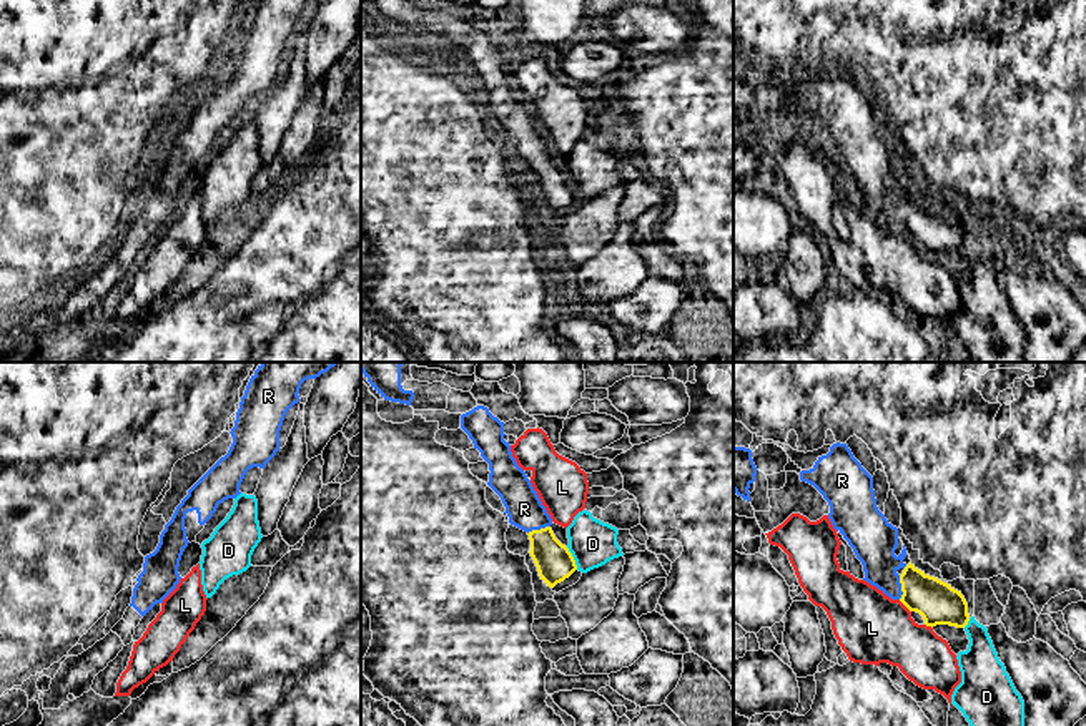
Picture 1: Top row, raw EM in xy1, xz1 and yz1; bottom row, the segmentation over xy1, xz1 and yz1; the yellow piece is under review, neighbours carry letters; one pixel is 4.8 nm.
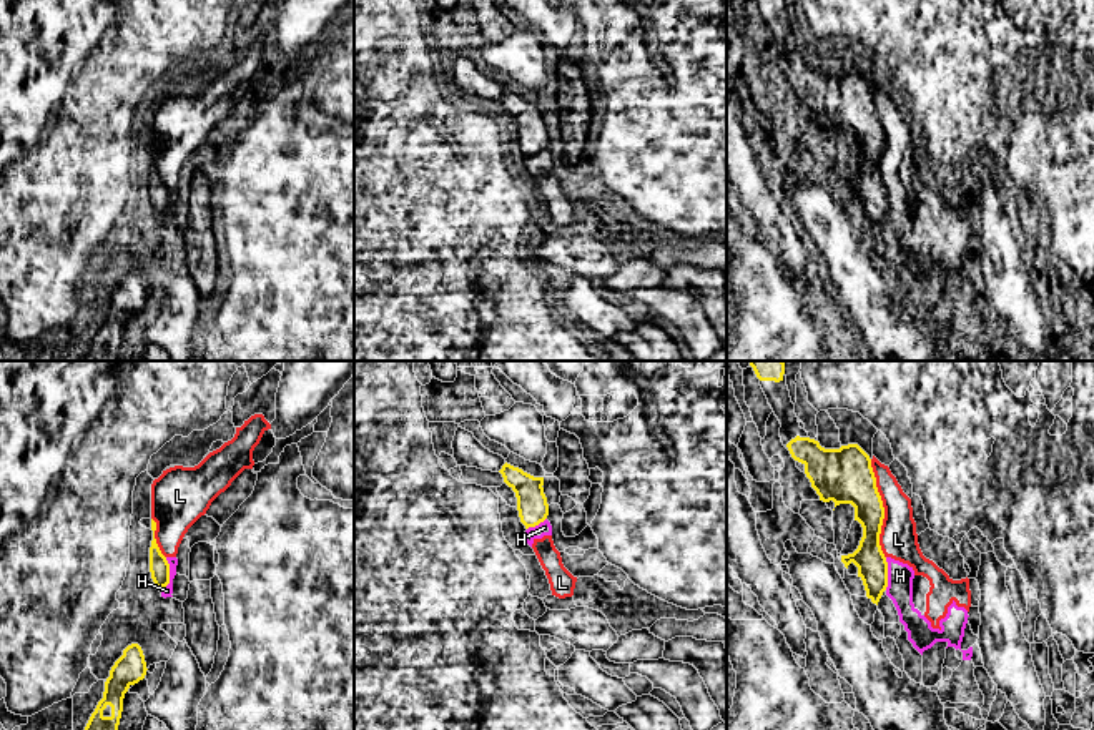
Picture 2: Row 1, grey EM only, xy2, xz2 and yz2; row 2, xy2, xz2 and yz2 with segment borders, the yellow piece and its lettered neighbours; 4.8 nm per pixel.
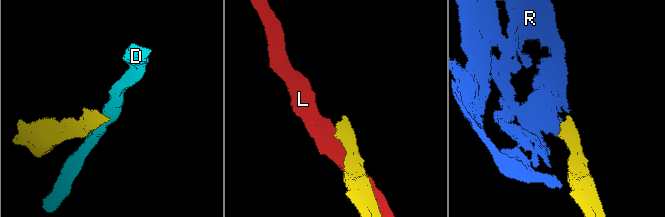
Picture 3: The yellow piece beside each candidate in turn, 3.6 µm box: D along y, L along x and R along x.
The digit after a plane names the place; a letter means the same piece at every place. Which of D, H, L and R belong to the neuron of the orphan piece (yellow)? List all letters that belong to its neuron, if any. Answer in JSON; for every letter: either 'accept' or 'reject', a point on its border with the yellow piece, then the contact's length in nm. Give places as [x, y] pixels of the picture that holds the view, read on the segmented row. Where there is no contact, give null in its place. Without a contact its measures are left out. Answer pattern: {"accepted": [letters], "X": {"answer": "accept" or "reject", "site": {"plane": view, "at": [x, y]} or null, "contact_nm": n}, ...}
{"accepted": ["R"], "D": {"answer": "reject", "site": {"plane": "xz1", "at": [572, 559]}, "contact_nm": 130}, "H": {"answer": "reject", "site": {"plane": "xy2", "at": [168, 574]}, "contact_nm": 170}, "L": {"answer": "reject", "site": {"plane": "yz2", "at": [883, 509]}, "contact_nm": 480}, "R": {"answer": "accept", "site": {"plane": "yz1", "at": [902, 587]}, "contact_nm": 120}}

